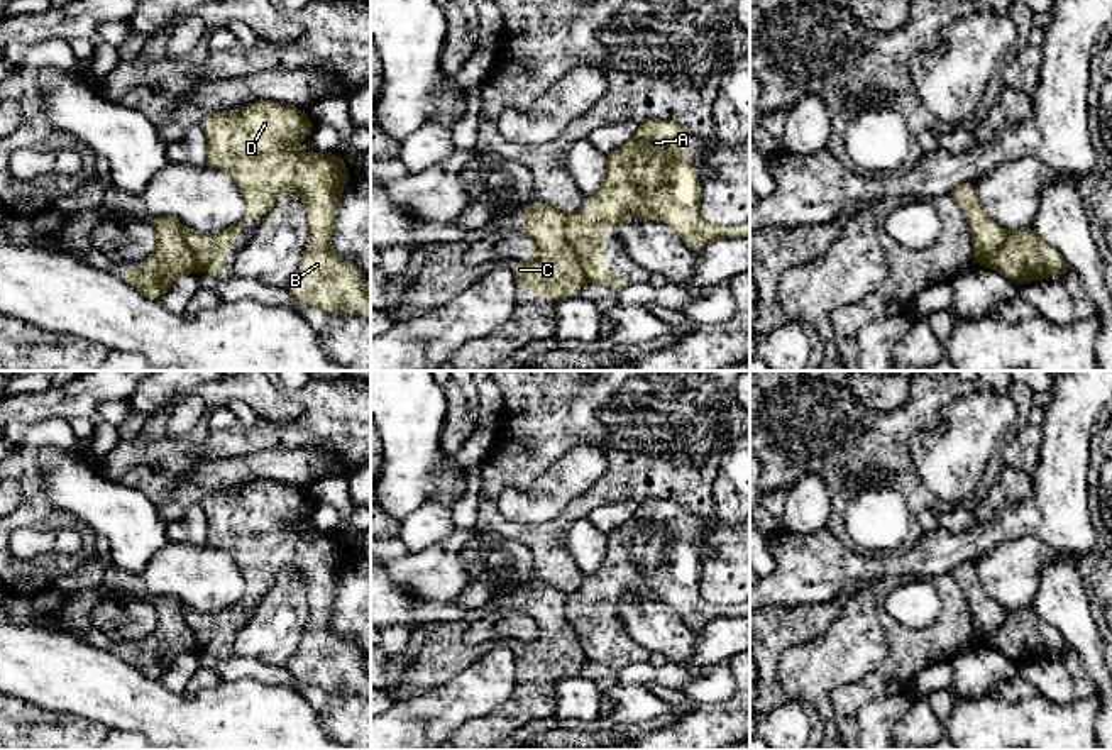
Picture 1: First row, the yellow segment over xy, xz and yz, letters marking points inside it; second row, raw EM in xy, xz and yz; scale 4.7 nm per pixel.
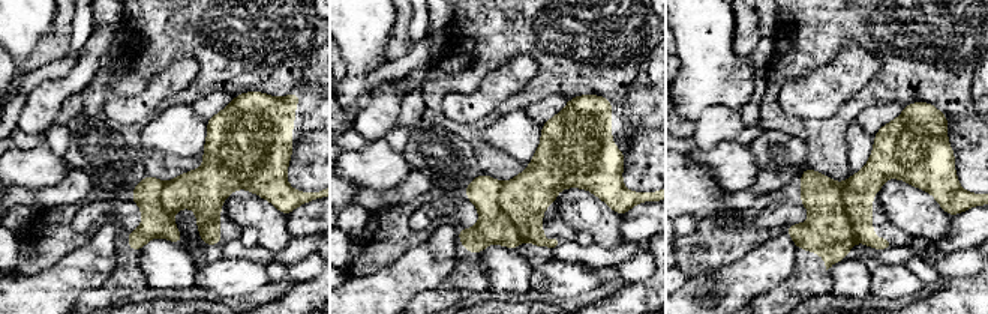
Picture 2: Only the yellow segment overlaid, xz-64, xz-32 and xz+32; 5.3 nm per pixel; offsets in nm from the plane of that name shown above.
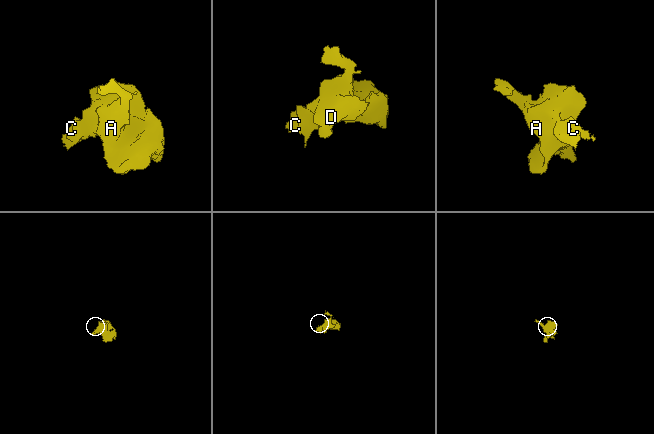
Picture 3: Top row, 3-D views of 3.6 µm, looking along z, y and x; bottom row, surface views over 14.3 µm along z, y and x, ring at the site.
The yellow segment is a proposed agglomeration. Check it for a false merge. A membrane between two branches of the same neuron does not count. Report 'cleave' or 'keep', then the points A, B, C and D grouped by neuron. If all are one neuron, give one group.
cleave; A B D / C

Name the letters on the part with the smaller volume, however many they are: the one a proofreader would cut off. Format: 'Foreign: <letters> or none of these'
Foreign: C

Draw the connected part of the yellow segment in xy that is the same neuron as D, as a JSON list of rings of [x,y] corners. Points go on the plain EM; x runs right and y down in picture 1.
[[[261,479],[234,491],[210,491],[200,506],[206,515],[206,545],[228,552],[245,582],[244,599],[264,598],[281,571],[296,571],[305,582],[310,621],[303,631],[288,670],[298,686],[313,686],[328,692],[347,689],[371,698],[371,676],[366,652],[332,631],[332,609],[339,579],[350,560],[347,543],[337,532],[315,533],[296,530],[313,501],[296,486]]]

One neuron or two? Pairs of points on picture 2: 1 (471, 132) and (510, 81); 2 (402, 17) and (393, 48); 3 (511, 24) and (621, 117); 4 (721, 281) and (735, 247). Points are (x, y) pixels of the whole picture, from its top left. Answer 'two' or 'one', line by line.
1: two
2: one
3: two
4: two

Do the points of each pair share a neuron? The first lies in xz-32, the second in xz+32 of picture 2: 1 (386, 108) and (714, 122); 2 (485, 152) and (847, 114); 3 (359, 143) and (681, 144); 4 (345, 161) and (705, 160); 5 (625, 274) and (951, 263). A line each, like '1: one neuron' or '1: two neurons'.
1: one neuron
2: one neuron
3: one neuron
4: one neuron
5: one neuron

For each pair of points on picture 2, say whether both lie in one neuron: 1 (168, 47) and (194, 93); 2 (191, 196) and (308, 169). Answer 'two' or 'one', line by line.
1: one
2: two

